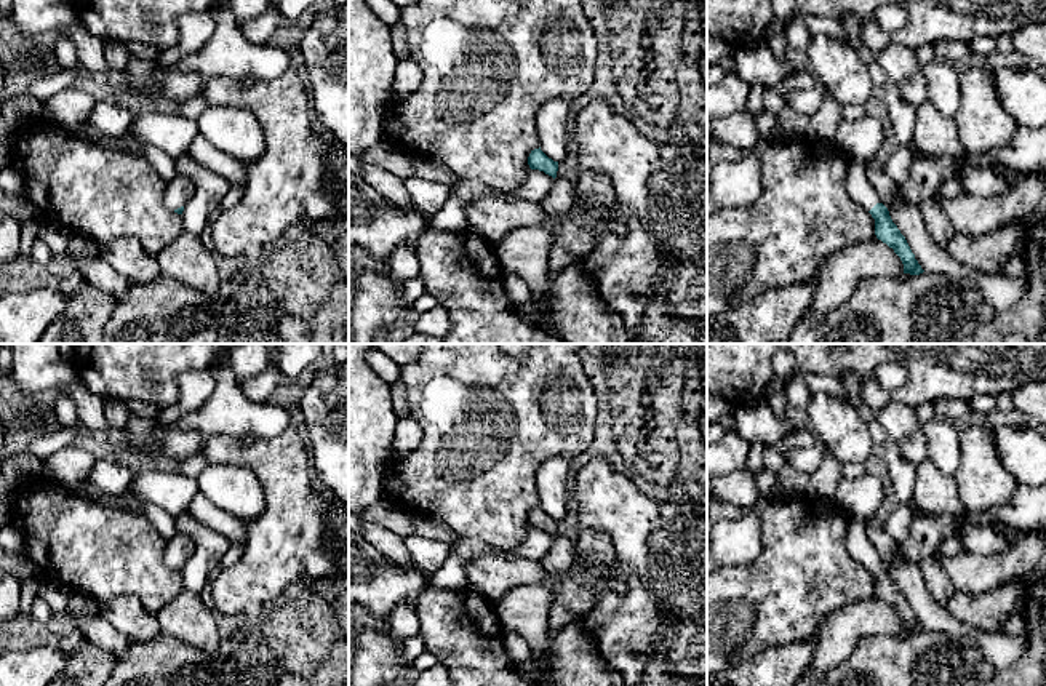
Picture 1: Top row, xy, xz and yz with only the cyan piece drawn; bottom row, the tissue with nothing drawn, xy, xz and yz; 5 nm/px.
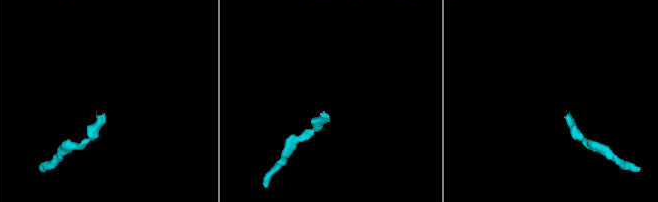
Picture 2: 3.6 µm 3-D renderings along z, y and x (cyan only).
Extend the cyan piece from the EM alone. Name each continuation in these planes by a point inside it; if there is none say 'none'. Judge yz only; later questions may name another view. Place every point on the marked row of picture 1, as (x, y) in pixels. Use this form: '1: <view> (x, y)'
1: yz (859, 187)

